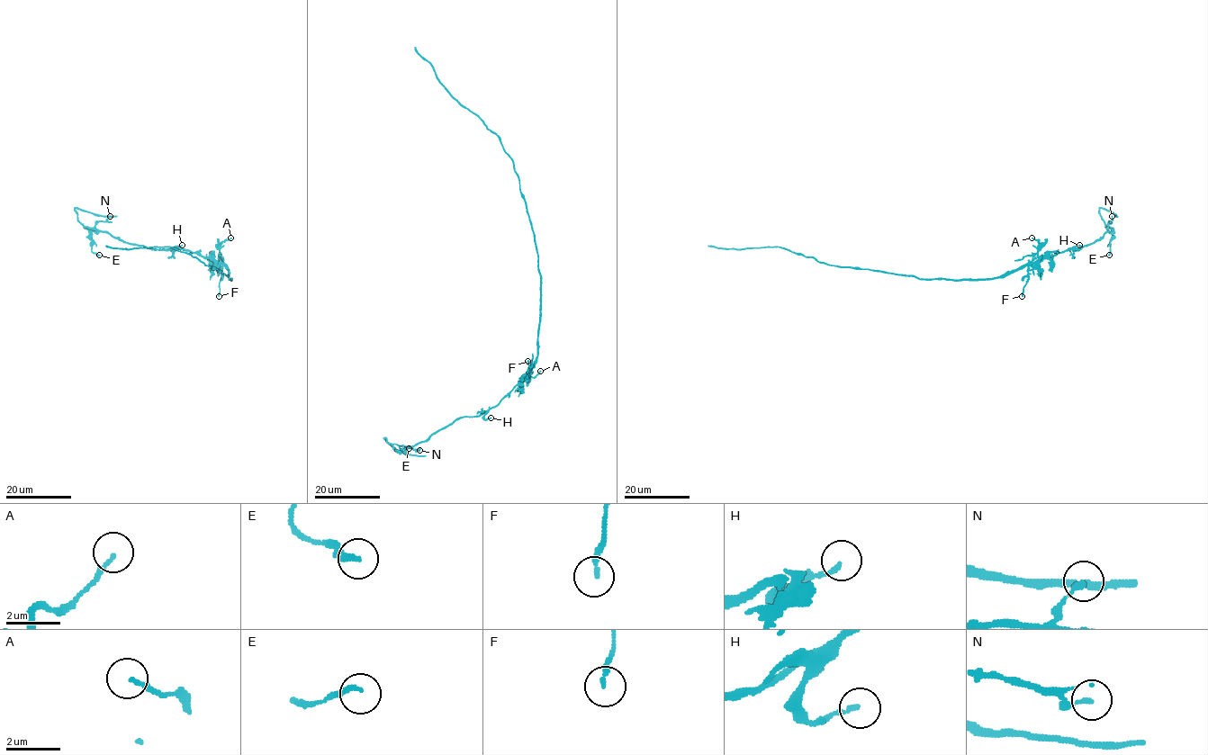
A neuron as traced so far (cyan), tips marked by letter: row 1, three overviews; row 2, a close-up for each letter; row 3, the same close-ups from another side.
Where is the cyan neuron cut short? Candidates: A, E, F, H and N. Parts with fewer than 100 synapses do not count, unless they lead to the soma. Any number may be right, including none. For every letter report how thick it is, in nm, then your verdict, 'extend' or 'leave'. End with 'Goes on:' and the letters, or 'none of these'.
A: 160 nm thick; leave
E: 180 nm thick; leave
F: 180 nm thick; leave
H: 170 nm thick; leave
N: 150 nm thick; leave
Goes on: none of these

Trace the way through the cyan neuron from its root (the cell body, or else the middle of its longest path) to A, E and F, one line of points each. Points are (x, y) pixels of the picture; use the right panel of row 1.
A: (969, 280), (1004, 277), (1022, 269), (1037, 251), (1038, 241), (1032, 238)
E: (969, 280), (1004, 277), (1070, 248), (1077, 250), (1098, 240), (1107, 231), (1113, 231), (1109, 255)
F: (969, 280), (1004, 277), (1027, 265), (1028, 280), (1022, 296)

